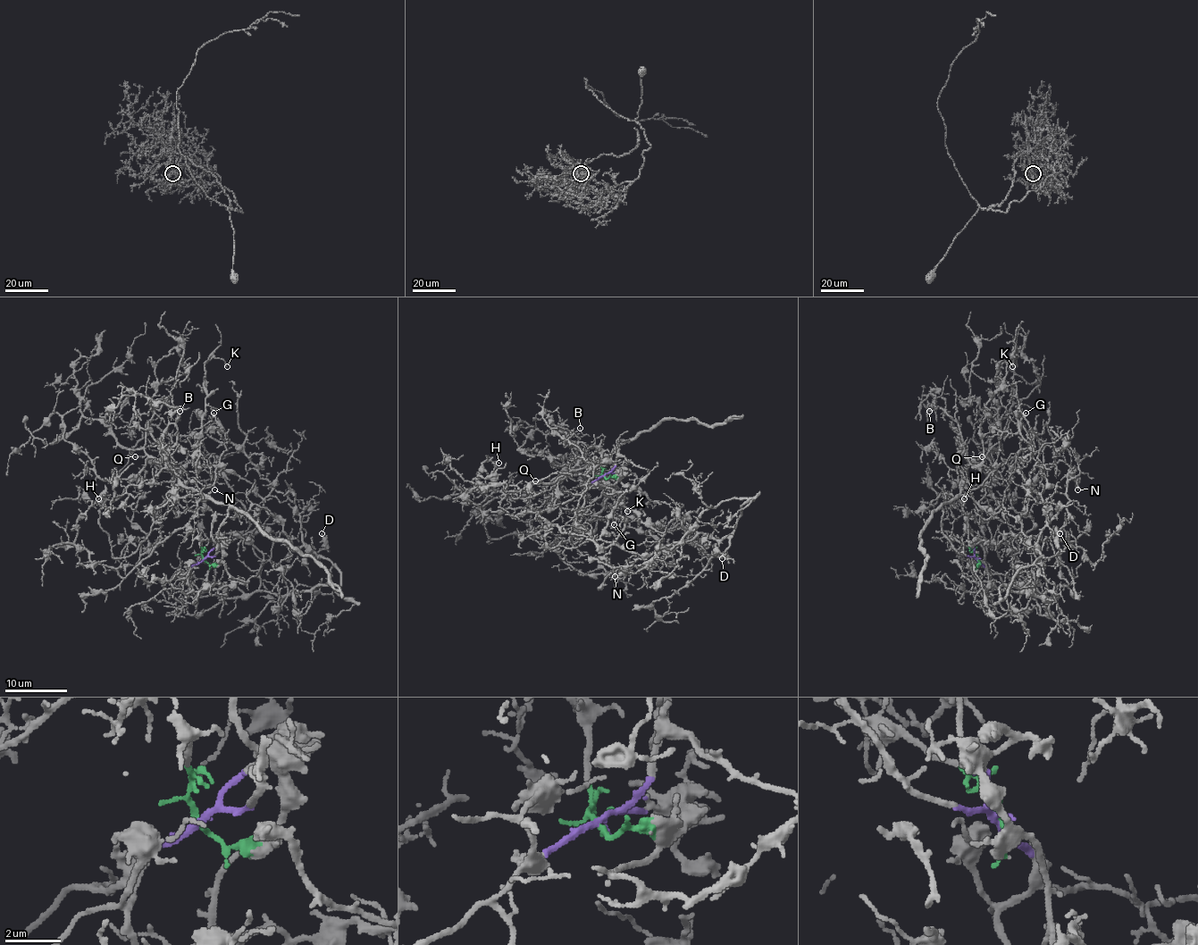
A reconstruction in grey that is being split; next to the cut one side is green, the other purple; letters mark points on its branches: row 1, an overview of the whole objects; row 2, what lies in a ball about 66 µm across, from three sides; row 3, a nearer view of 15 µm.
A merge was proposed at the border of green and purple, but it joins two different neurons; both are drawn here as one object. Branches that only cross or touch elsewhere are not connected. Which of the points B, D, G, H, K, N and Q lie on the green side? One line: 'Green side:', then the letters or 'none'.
Green side: D, G, N

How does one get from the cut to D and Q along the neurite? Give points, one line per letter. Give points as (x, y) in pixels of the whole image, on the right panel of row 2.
D: (976, 560), (989, 586), (1052, 597), (1000, 588), (1002, 597), (1020, 569), (1054, 555), (1060, 533)
Q: (976, 560), (956, 550), (942, 531), (941, 506), (961, 491), (961, 474), (975, 460), (983, 457)

